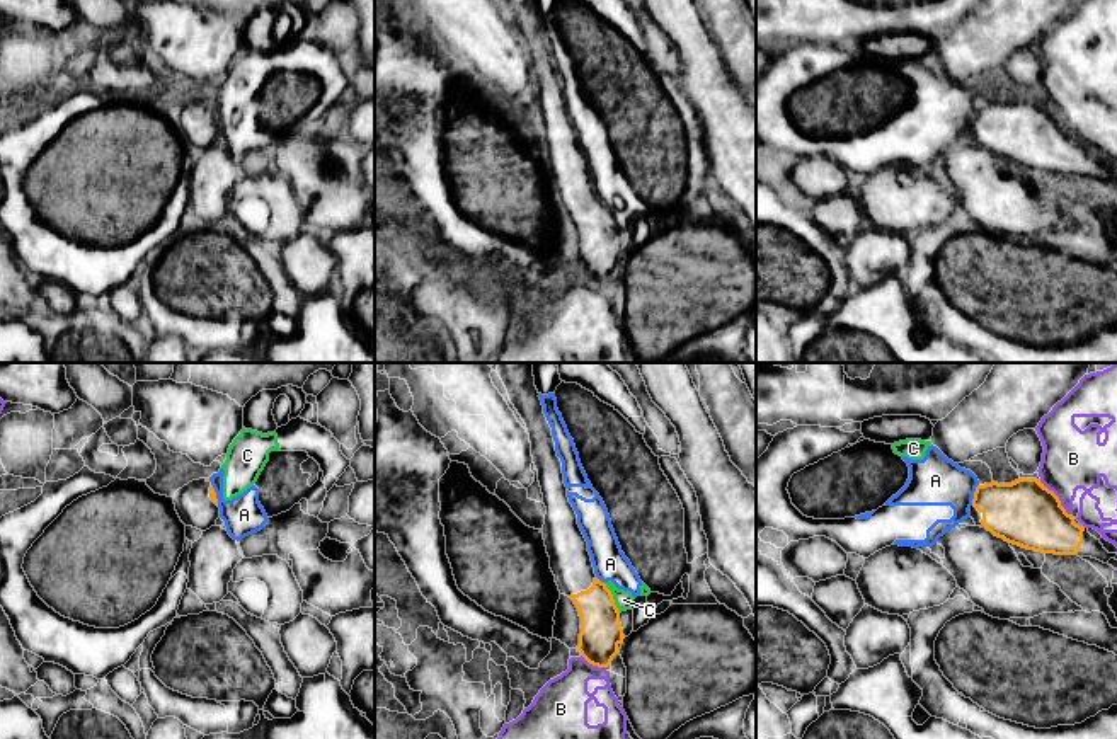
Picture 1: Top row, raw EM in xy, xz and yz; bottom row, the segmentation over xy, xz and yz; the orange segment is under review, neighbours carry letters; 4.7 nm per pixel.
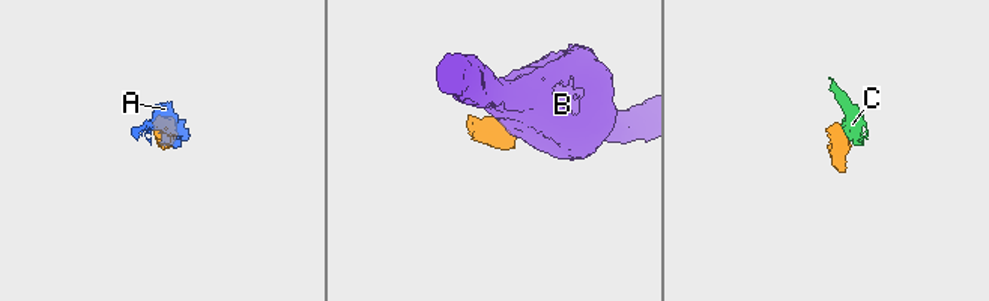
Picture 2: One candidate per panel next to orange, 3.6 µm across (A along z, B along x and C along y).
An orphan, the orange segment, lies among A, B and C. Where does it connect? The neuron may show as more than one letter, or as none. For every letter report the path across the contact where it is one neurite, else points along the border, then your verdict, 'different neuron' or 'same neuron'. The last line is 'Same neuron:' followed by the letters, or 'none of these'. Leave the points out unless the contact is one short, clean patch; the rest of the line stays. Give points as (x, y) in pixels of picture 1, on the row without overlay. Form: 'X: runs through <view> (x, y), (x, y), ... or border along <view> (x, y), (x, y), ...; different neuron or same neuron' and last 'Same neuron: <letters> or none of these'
A: border along yz (978, 103), (971, 123); different neuron
B: border along yz (1039, 99), (1070, 133); different neuron
C: border along xz (603, 201), (620, 230); different neuron
Same neuron: none of these

